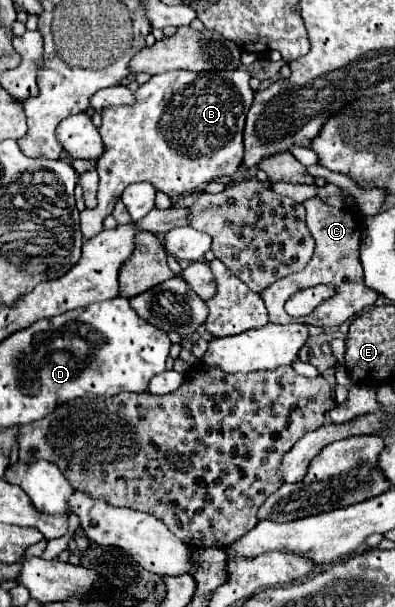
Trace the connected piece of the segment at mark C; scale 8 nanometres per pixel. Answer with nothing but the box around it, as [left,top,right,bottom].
[260,197,378,327]

